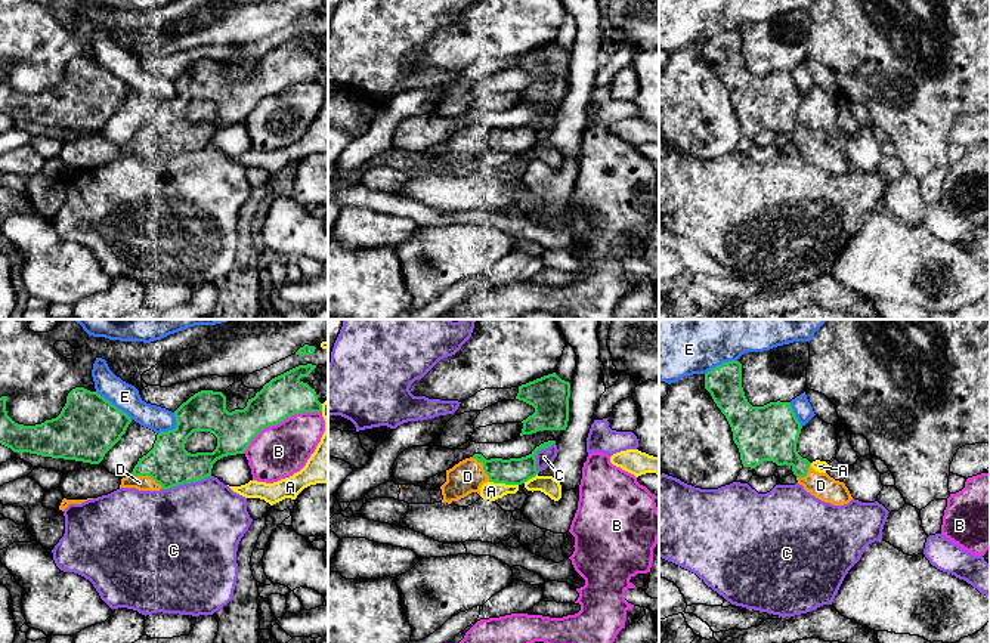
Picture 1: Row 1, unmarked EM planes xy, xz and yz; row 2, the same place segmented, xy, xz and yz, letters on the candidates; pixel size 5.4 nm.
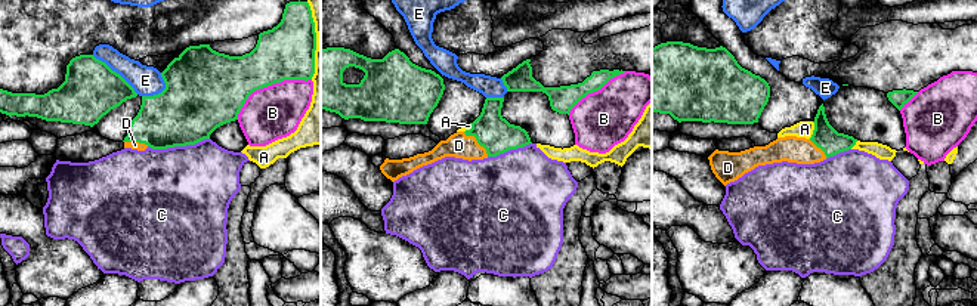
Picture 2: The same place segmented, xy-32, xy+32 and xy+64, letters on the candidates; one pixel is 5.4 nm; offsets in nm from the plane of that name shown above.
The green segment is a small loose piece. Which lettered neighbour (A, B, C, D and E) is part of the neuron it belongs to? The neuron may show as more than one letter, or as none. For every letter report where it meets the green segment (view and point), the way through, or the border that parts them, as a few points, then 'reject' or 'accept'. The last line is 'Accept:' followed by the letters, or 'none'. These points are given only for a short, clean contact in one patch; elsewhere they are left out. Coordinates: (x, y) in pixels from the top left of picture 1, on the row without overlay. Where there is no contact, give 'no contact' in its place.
A: meets green in xz at (504, 151); reject
B: meets green in xy at (280, 90); reject
C: meets green in xy at (185, 151); reject
D: meets green in xy at (147, 144); accept
E: meets green in xy at (114, 74); reject
Accept: D

